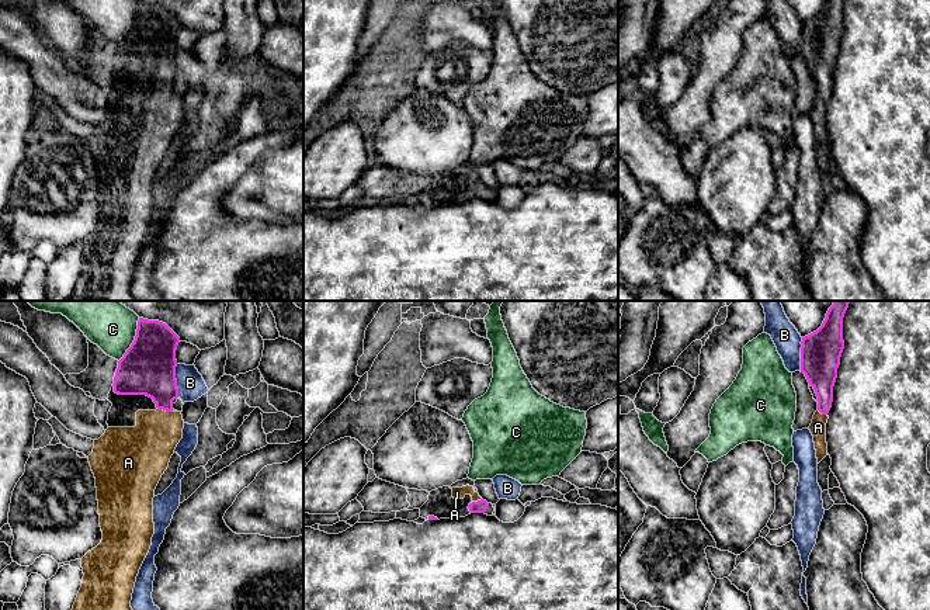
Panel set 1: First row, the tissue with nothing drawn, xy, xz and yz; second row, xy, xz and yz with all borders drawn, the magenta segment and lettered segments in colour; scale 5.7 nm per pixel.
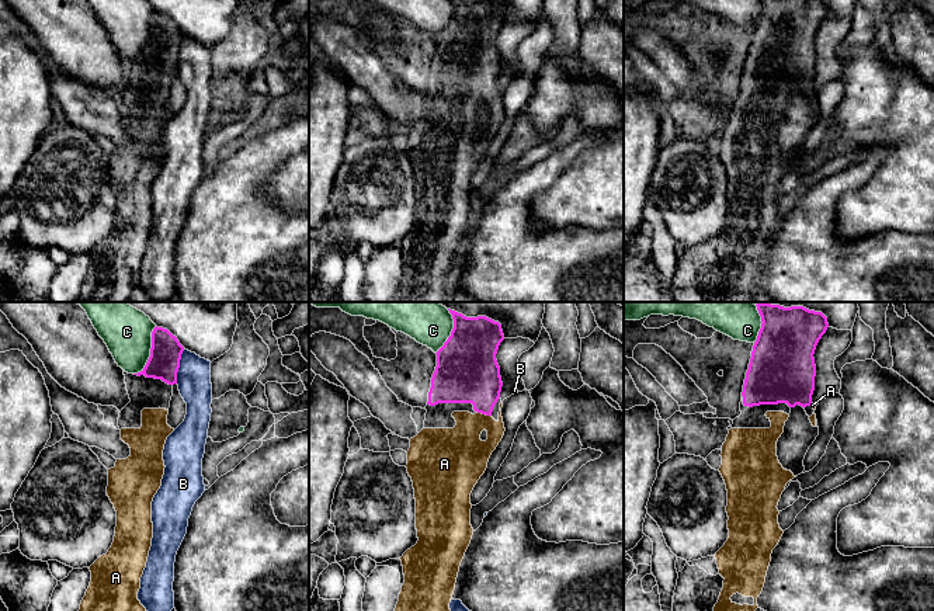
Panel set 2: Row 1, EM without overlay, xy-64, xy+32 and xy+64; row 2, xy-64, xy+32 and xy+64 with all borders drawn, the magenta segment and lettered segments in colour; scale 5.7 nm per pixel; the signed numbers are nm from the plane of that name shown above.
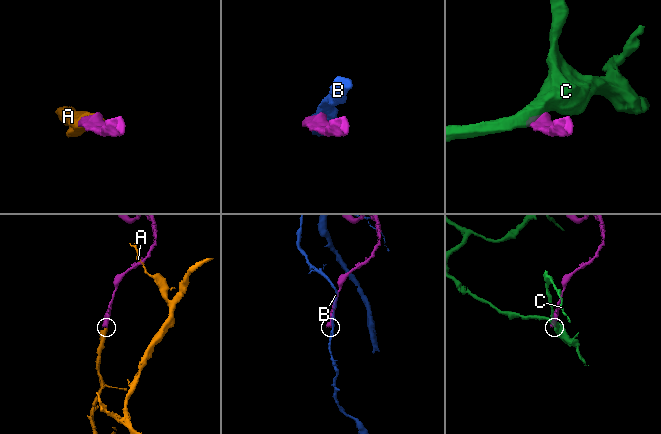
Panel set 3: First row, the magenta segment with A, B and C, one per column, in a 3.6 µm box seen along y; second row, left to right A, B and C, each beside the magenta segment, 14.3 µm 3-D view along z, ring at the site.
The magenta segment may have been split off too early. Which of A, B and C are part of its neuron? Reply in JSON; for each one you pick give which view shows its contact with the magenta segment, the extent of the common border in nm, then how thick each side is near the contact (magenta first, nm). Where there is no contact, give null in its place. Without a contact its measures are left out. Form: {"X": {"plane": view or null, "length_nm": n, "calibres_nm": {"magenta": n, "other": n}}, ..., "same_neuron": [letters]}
{"A": {"plane": "xy", "length_nm": 90, "calibres_nm": {"magenta": 300, "other": 300}}, "same_neuron": ["A"]}

